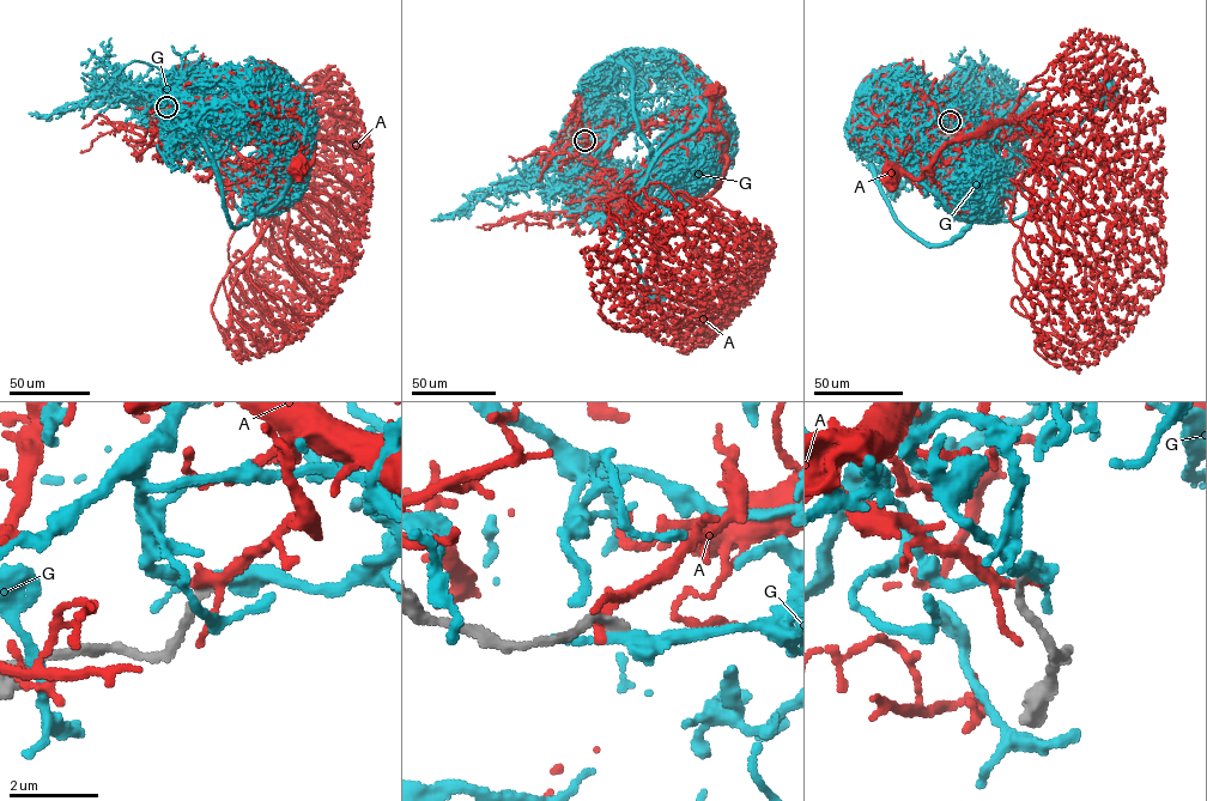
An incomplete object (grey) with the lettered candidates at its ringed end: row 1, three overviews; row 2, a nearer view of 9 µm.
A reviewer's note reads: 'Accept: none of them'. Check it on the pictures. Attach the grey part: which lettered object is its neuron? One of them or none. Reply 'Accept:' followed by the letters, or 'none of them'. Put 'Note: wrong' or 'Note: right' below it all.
Accept: G
Note: wrong

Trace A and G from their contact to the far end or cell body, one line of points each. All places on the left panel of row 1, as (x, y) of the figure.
A: (167, 107), (182, 102), (255, 116), (273, 138), (311, 149), (313, 161), (297, 173), (299, 164)
G: (167, 107), (188, 114), (194, 133), (187, 151), (231, 177), (250, 217), (232, 194), (238, 140), (254, 116)

